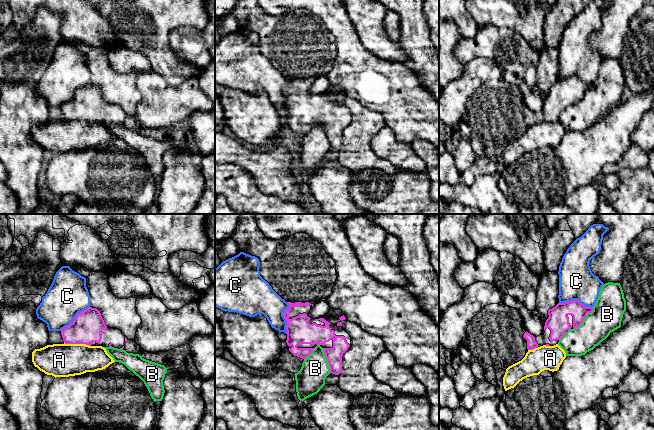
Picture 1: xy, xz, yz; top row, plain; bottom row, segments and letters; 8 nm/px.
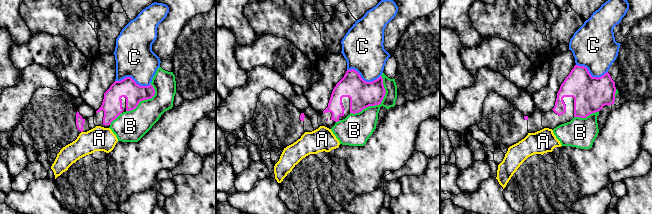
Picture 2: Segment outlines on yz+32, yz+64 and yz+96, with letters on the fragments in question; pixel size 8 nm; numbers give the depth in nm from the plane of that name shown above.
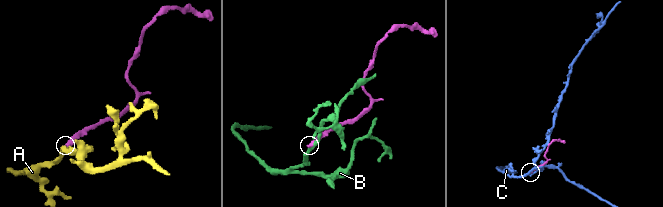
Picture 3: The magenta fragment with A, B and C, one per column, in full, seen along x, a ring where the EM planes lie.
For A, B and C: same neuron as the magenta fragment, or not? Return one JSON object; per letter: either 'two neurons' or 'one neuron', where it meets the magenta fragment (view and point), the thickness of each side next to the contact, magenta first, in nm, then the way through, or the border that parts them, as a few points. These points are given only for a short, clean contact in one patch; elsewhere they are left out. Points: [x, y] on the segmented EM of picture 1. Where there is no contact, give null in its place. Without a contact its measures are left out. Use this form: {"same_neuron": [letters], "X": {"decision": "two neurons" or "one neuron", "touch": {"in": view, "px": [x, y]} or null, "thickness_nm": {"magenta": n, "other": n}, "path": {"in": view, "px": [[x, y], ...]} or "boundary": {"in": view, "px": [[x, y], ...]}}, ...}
{"same_neuron": [], "A": {"decision": "two neurons", "touch": {"in": "xy", "px": [77, 343]}, "thickness_nm": {"magenta": 240, "other": 280}}, "B": {"decision": "two neurons", "touch": {"in": "yz", "px": [583, 319]}, "thickness_nm": {"magenta": 180, "other": 240}}, "C": {"decision": "two neurons", "touch": {"in": "yz", "px": [576, 300]}, "thickness_nm": {"magenta": 180, "other": 280}}}

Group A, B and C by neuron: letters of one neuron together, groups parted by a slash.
A / B / C

